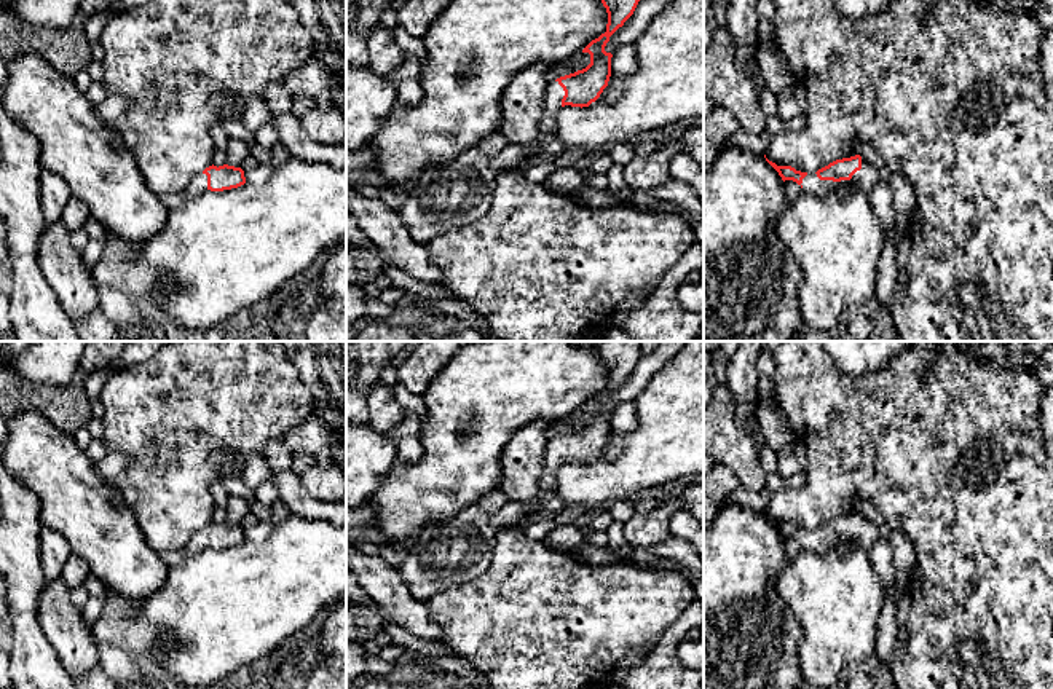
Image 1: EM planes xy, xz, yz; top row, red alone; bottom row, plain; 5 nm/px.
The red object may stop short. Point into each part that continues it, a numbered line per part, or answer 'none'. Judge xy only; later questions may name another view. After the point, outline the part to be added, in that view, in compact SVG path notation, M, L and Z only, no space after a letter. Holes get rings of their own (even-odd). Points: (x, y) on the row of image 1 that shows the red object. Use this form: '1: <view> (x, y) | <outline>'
1: xy (198, 184) | M198 172L191 177L185 190L182 191L187 199L193 199L207 190L207 175Z

